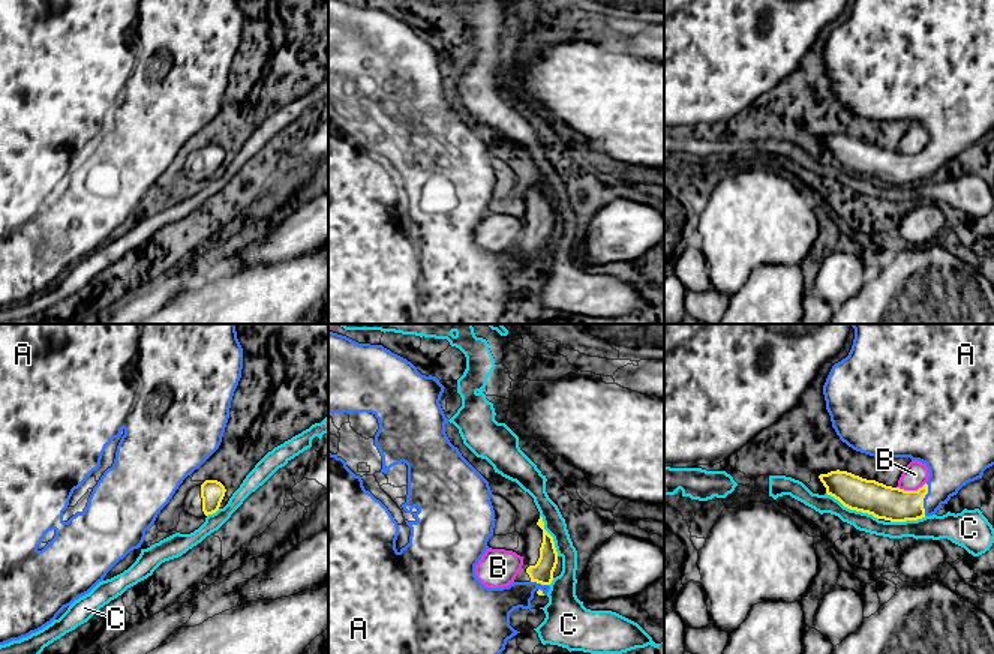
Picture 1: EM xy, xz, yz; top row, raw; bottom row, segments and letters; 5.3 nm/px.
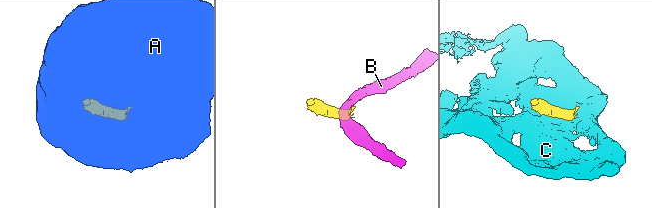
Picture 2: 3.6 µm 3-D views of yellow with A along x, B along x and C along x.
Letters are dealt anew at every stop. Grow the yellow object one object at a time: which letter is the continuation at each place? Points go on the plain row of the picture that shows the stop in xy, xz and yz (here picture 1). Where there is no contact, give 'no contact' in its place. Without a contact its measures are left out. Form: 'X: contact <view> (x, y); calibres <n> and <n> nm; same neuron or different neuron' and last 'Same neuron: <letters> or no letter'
A: contact yz (922, 164); calibres 180 and 260 nm; same neuron
B: contact yz (910, 155); calibres 180 and 140 nm; different neuron
C: contact yz (852, 173); calibres 180 and 100 nm; different neuron
Same neuron: A

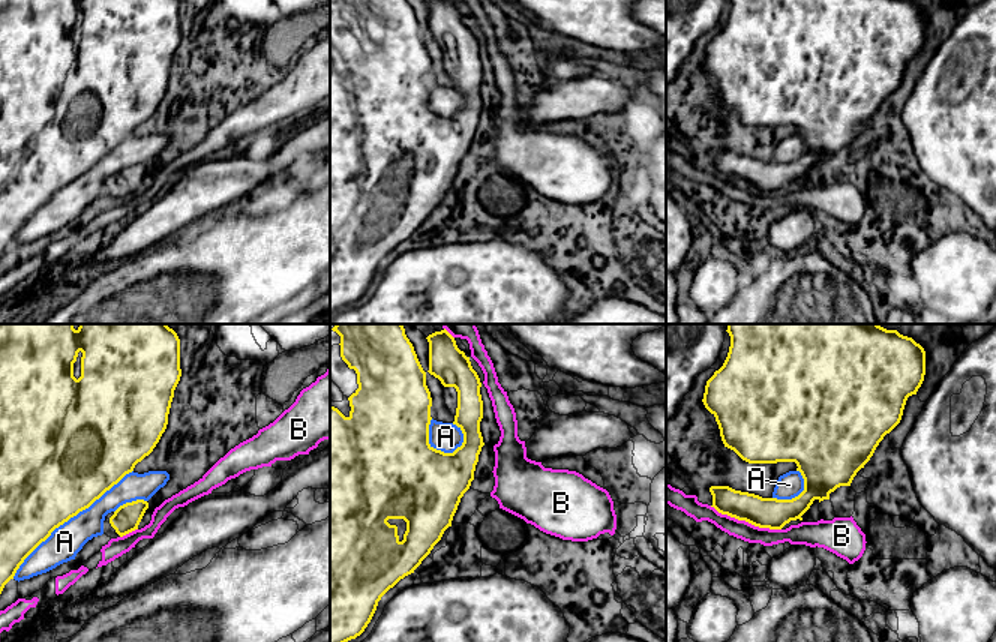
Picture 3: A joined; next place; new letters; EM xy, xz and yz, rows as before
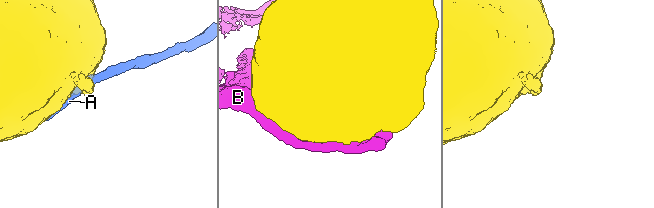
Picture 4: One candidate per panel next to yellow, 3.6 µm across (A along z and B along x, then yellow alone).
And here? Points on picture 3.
A: contact xy (69, 182); calibres 500 and 180 nm; different neuron
B: contact yz (746, 185); calibres 170 and 100 nm; different neuron
Same neuron: no letter

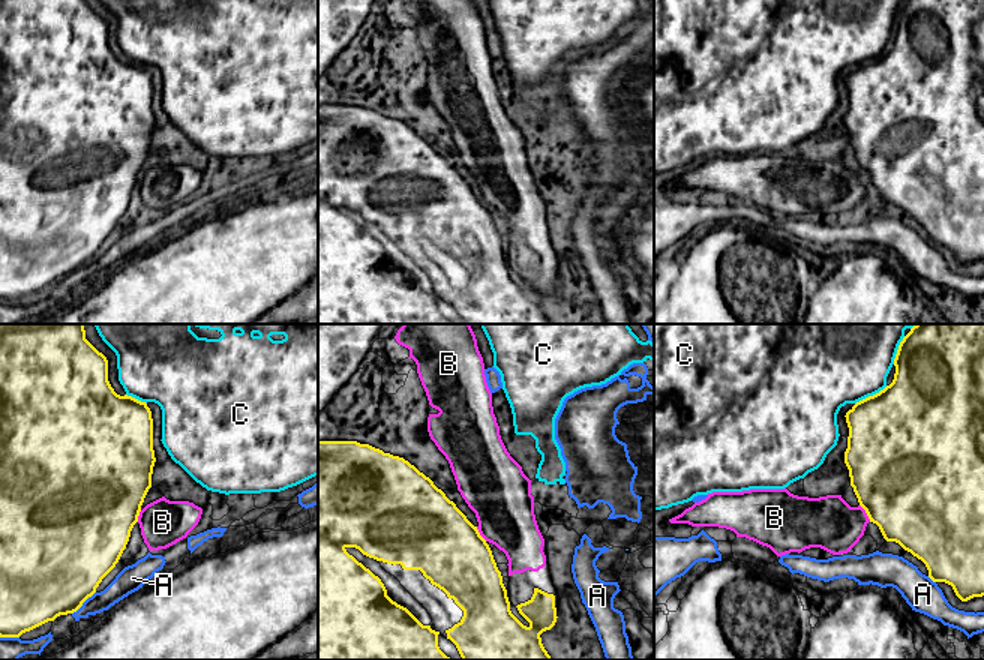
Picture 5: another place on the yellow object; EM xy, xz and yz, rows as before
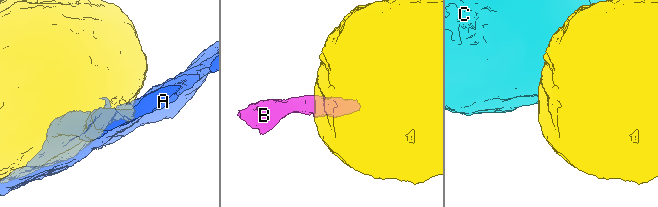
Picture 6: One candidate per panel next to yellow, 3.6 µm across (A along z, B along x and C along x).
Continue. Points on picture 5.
A: contact xy (83, 266); calibres 500 and 120 nm; different neuron
B: contact yz (866, 176); calibres 500 and 280 nm; same neuron
C: contact yz (870, 60); calibres 500 and 380 nm; different neuron
Same neuron: B

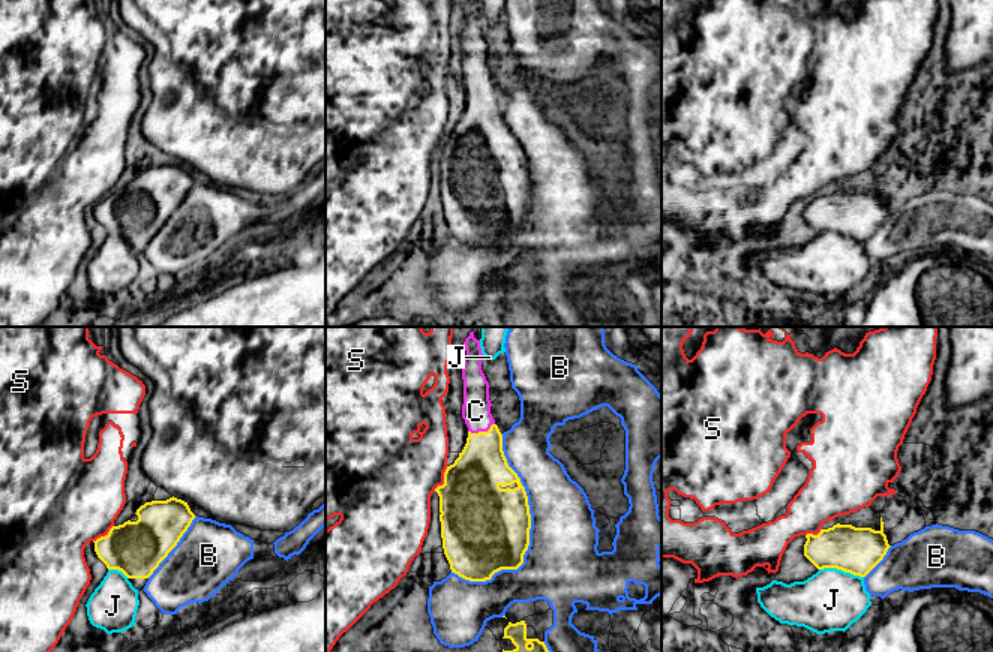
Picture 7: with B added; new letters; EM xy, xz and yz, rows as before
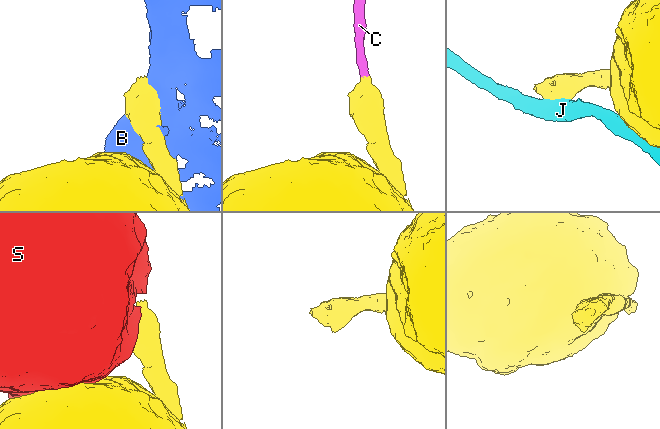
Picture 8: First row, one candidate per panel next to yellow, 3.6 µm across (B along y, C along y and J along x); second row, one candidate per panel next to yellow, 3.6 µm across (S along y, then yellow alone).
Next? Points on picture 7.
B: contact xz (530, 189); calibres 460 and 380 nm; different neuron
C: contact xz (480, 96); calibres 280 and 160 nm; same neuron
J: contact yz (842, 234); calibres 260 and 340 nm; different neuron
S: contact xz (444, 144); calibres 380 and 420 nm; different neuron
Same neuron: C

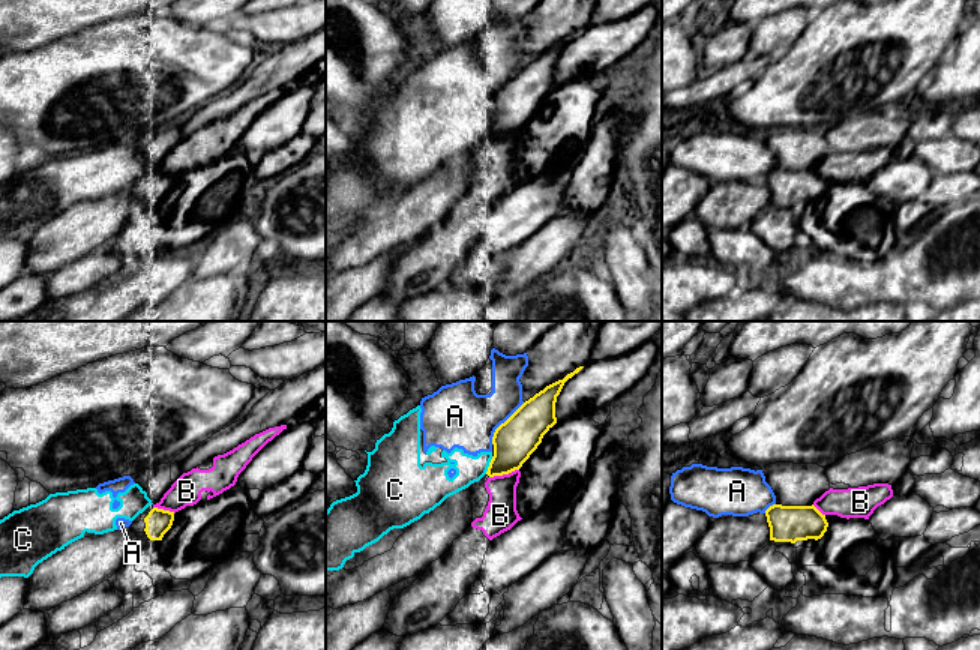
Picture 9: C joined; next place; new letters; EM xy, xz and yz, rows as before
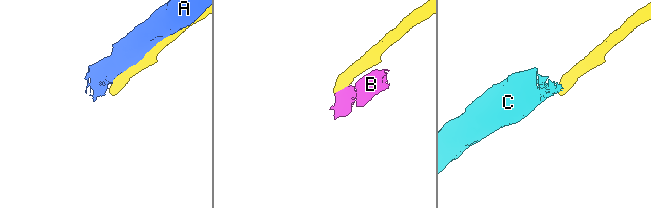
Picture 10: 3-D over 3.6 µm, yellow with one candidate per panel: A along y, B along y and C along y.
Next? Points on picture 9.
A: contact xz (505, 86); calibres 220 and 320 nm; different neuron
B: contact xz (503, 137); calibres 220 and 180 nm; different neuron
C: contact xz (490, 129); calibres 220 and 150 nm; different neuron
Same neuron: no letter

